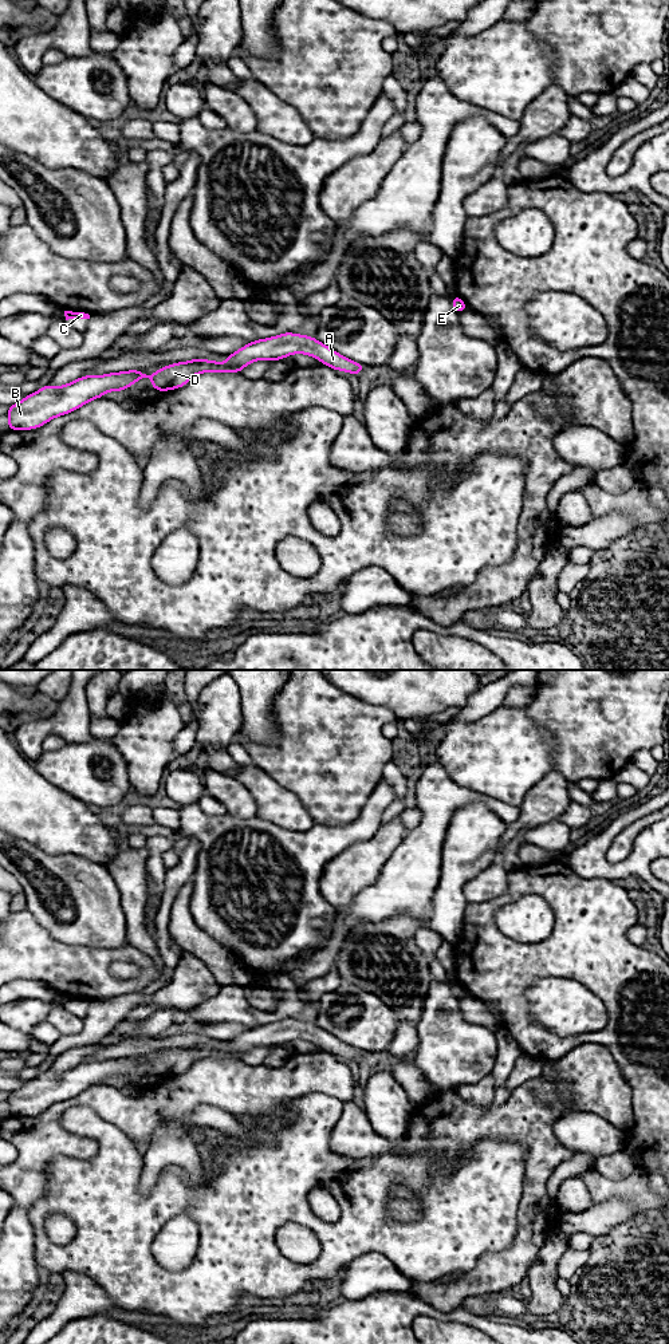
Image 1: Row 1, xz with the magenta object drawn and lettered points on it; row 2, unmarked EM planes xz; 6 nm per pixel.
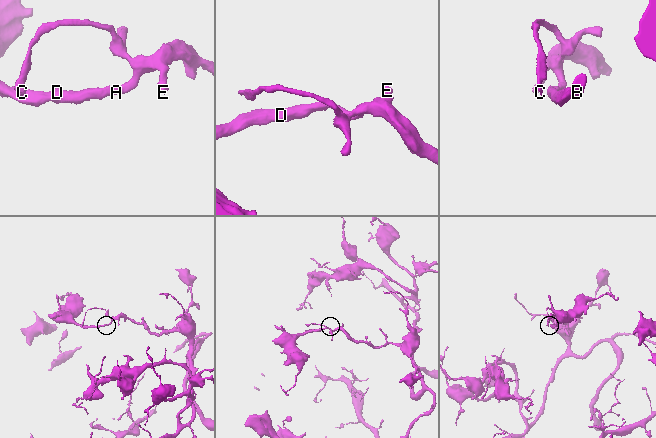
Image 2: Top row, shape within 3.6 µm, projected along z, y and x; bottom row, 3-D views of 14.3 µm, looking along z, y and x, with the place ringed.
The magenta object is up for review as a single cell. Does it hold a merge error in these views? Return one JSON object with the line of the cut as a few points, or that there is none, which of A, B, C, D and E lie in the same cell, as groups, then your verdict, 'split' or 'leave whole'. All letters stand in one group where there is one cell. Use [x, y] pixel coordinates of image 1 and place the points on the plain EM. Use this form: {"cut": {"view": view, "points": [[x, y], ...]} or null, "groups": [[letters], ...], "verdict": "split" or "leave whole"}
{"cut": null, "groups": [["A", "B", "C", "D", "E"]], "verdict": "leave whole"}

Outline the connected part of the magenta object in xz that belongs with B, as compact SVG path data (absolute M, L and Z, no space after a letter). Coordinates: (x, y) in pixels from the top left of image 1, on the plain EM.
M284 1018L248 1029L227 1041L225 1049L196 1044L164 1052L153 1061L146 1061L143 1056L129 1056L105 1061L84 1061L60 1073L48 1069L25 1081L23 1087L8 1092L8 1115L13 1118L38 1115L52 1104L75 1097L93 1085L103 1084L106 1077L122 1077L141 1064L149 1064L154 1076L168 1077L185 1072L201 1059L241 1059L247 1051L255 1047L280 1047L292 1040L307 1040L335 1057L341 1056L354 1061L366 1057L366 1052L345 1044L314 1022Z

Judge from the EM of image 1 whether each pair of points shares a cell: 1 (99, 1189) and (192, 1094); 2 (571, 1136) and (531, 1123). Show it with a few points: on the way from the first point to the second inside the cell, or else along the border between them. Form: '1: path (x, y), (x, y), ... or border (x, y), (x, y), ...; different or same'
1: border (114, 1127), (125, 1132), (142, 1150); different
2: border (571, 1111), (555, 1122), (554, 1135), (578, 1151); different

